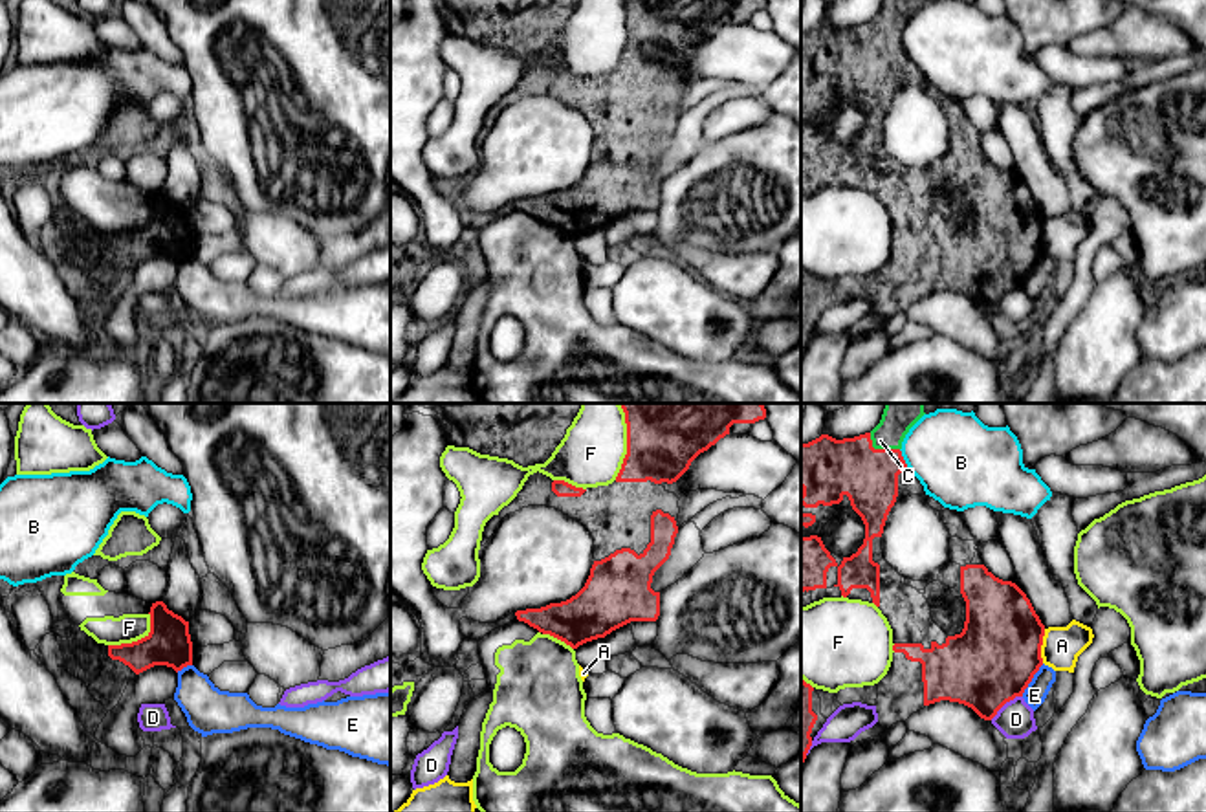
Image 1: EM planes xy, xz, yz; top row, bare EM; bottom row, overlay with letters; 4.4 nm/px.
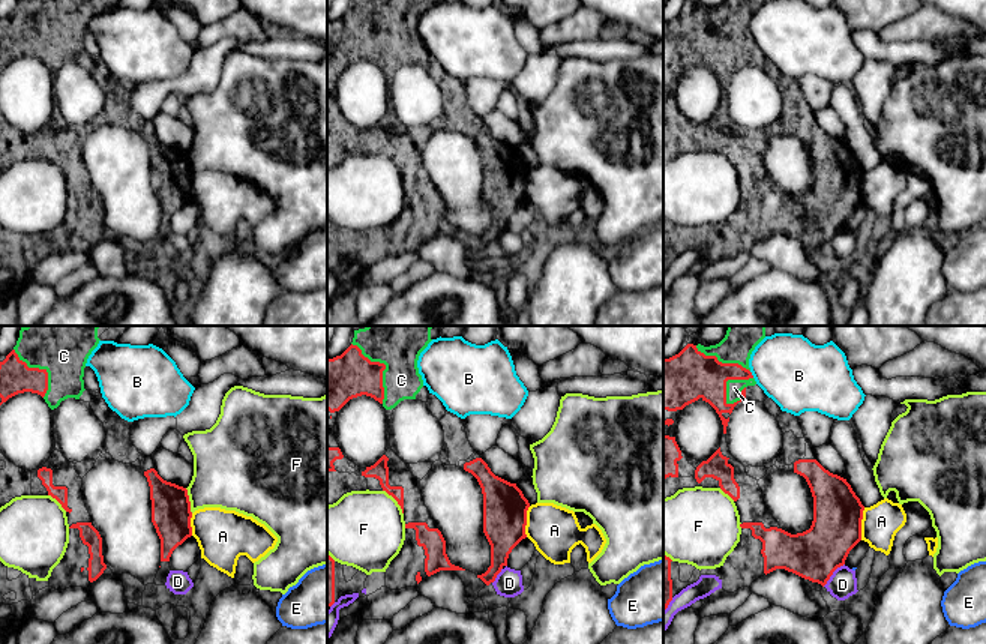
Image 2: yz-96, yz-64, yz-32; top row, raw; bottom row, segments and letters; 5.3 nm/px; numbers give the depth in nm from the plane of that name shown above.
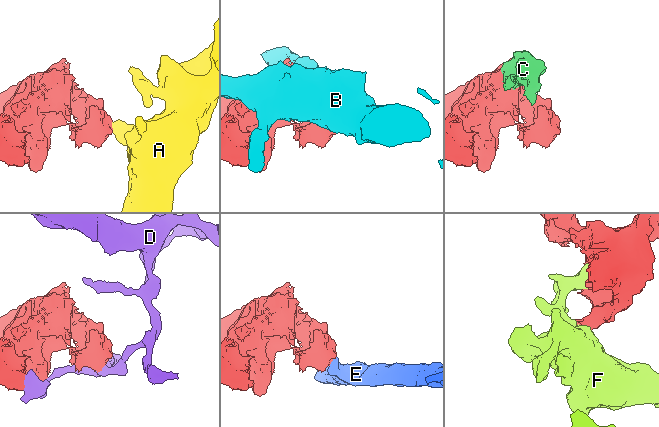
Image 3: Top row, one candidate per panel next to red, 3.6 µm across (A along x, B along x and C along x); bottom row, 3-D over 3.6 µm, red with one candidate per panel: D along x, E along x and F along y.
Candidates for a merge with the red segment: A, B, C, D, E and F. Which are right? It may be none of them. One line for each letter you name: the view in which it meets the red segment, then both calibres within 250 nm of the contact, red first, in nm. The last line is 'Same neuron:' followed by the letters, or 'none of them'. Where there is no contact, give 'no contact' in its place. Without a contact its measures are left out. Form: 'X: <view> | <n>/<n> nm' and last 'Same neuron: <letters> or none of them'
C: yz | 260/180 nm
Same neuron: C

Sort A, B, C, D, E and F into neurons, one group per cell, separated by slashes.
A / B / C / D / E / F

